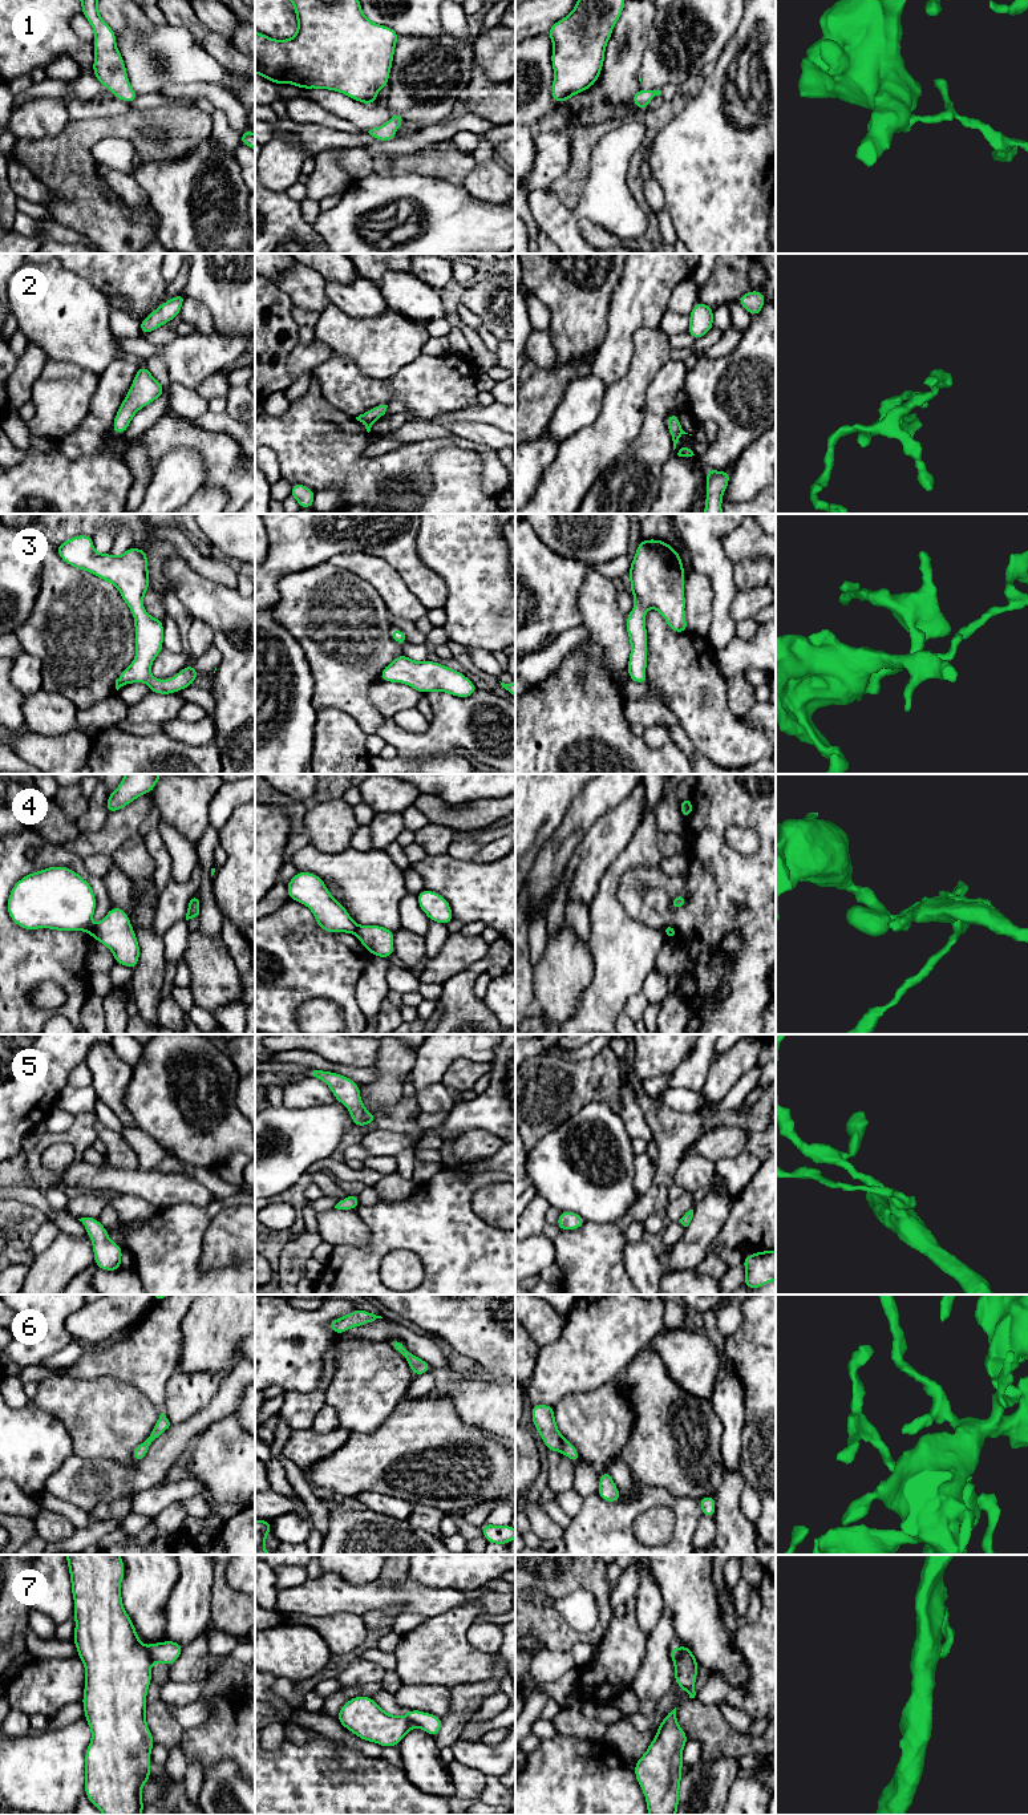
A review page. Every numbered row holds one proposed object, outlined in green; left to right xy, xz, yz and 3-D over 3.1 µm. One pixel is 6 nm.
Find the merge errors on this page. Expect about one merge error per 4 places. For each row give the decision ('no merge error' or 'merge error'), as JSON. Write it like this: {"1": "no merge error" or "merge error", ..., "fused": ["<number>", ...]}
{"1": "no merge error", "2": "no merge error", "3": "no merge error", "4": "merge error", "5": "no merge error", "6": "no merge error", "7": "merge error", "fused": ["4", "7"]}

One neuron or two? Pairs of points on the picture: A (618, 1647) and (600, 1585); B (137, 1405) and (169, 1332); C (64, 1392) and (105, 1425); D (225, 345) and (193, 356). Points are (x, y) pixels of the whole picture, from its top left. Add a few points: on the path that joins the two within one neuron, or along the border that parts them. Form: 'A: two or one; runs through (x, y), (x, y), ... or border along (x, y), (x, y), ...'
A: two; border along (614, 1616), (603, 1636), (594, 1645)
B: two; border along (116, 1378), (136, 1386), (150, 1401), (162, 1408)
C: one; runs through (75, 1402), (88, 1408), (94, 1414)
D: one; runs through (217, 351), (201, 355)

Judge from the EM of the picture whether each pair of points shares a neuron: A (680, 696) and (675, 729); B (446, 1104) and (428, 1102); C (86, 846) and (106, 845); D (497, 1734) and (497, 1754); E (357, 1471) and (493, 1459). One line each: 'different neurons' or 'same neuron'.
A: different neurons
B: same neuron
C: same neuron
D: different neurons
E: same neuron

